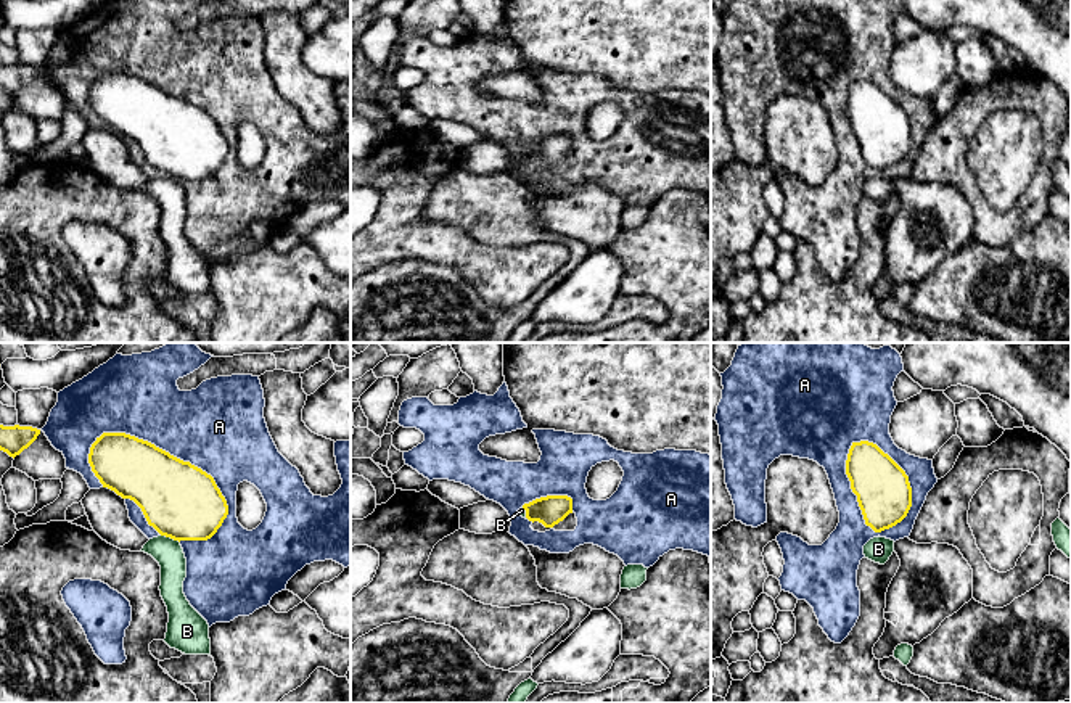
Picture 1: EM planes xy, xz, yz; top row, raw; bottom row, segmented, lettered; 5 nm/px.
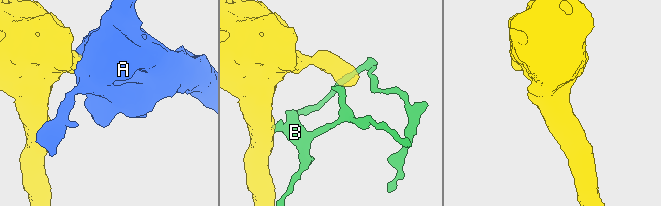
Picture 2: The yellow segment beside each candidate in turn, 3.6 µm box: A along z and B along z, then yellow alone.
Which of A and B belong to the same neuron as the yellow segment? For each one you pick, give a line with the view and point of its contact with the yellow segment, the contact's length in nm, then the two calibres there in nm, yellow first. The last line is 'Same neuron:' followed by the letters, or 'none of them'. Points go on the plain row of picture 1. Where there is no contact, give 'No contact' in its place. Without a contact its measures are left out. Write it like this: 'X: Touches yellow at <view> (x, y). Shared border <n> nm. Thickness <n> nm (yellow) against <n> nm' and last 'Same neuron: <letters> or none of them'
Same neuron: none of them

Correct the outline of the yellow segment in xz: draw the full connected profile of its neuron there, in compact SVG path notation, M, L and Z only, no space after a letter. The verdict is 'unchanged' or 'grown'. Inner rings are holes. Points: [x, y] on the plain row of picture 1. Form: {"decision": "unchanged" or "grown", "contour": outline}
{"decision": "unchanged", "contour": "M547 135L524 143L523 148L529 161L553 167L572 153L572 138L568 135Z"}

